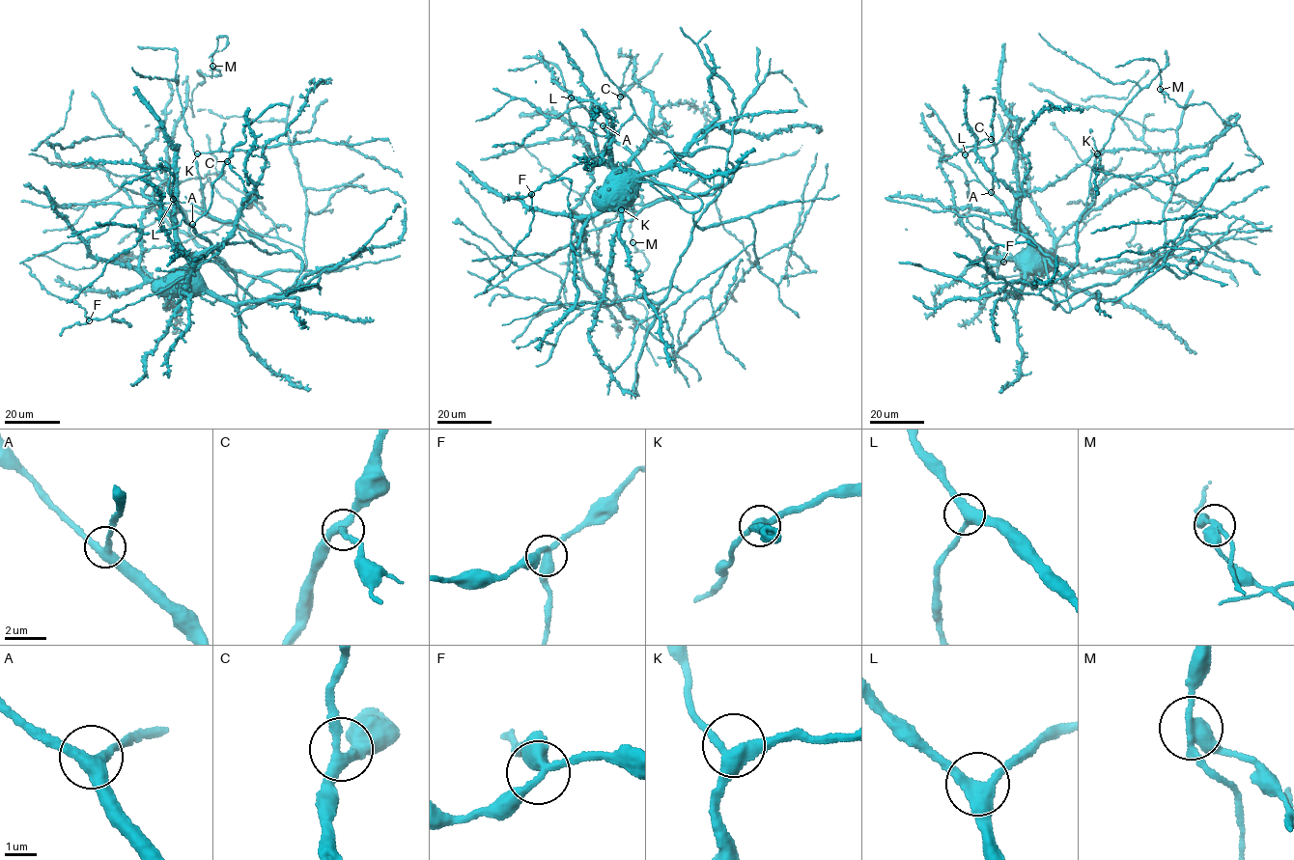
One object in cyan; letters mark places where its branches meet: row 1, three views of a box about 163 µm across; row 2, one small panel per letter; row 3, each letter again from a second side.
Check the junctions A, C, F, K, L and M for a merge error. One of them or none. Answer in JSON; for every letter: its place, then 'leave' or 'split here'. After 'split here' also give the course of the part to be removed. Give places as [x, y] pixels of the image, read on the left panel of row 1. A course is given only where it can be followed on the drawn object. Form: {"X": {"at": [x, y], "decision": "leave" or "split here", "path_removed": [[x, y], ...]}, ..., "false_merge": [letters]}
{"A": {"at": [192, 224], "decision": "leave"}, "C": {"at": [227, 161], "decision": "leave"}, "F": {"at": [89, 320], "decision": "leave"}, "K": {"at": [197, 153], "decision": "leave"}, "L": {"at": [173, 199], "decision": "leave"}, "M": {"at": [212, 66], "decision": "split here", "path_removed": [[212, 66], [217, 38], [226, 36], [228, 41], [224, 48], [209, 57]]}, "false_merge": ["M"]}

